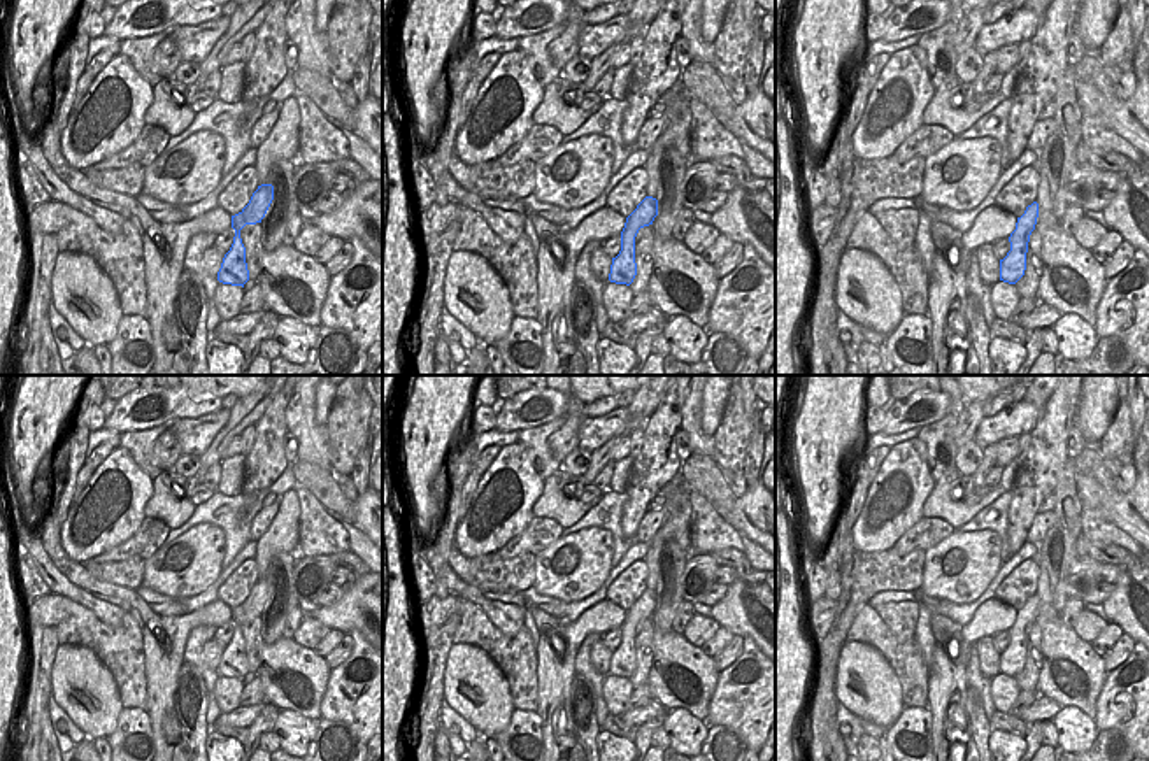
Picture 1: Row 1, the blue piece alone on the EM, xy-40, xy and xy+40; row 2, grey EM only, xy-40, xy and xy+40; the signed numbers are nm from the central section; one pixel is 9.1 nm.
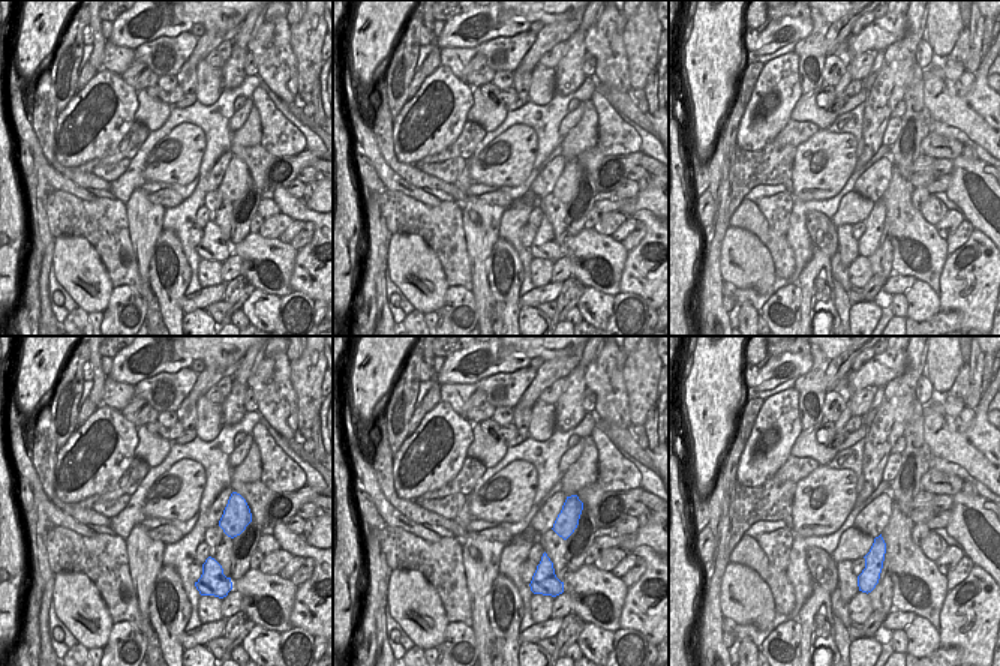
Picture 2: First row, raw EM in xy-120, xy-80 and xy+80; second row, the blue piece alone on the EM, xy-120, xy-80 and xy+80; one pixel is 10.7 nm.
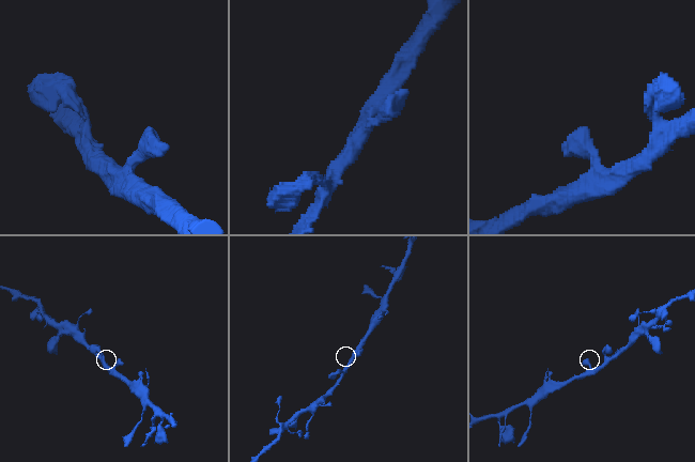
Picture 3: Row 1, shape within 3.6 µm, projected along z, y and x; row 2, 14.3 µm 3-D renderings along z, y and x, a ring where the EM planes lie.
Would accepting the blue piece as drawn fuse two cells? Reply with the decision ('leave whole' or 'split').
leave whole

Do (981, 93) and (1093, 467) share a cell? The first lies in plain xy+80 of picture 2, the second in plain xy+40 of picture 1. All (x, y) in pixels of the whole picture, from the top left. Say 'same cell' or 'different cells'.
different cells

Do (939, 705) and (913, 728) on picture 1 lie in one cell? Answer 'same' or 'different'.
different

